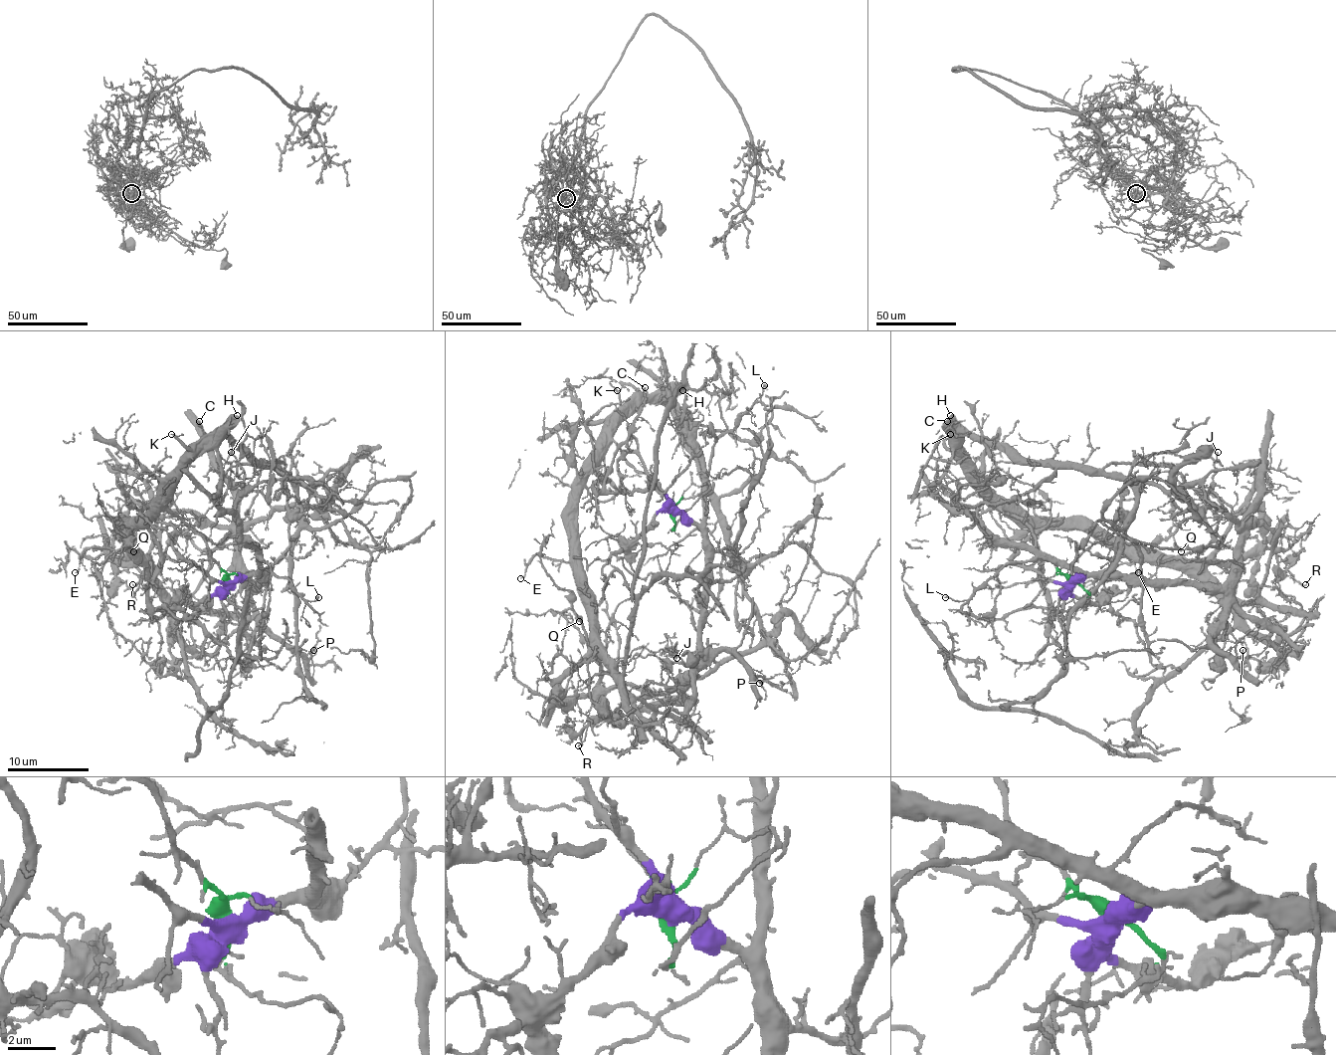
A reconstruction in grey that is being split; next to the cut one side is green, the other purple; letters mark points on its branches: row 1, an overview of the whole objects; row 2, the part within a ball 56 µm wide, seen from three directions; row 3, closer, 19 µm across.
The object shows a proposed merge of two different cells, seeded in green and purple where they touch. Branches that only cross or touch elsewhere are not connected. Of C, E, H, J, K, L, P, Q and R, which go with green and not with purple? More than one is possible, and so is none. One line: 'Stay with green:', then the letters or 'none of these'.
Stay with green: C, E, H, K

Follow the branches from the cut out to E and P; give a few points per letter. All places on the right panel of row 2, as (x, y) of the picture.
E: (1073, 580), (1043, 553), (1033, 531), (1002, 509), (1022, 509), (1062, 527), (1097, 527), (1138, 572)
P: (1073, 582), (1097, 576), (1214, 584), (1224, 594), (1224, 623), (1212, 635), (1212, 641), (1237, 658), (1242, 650)

